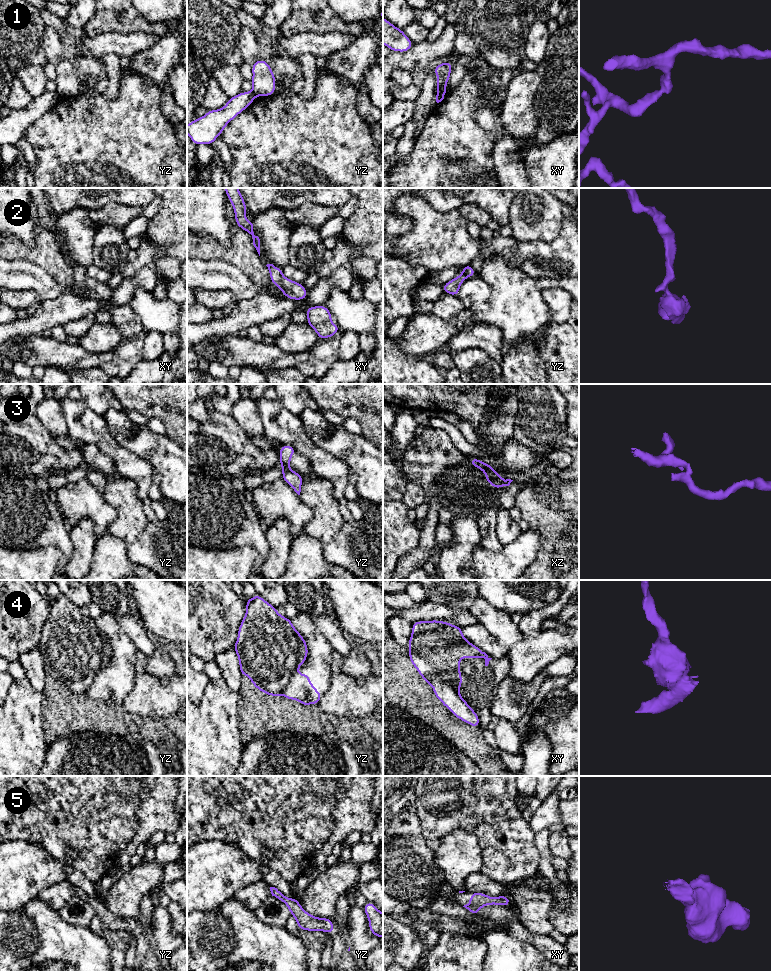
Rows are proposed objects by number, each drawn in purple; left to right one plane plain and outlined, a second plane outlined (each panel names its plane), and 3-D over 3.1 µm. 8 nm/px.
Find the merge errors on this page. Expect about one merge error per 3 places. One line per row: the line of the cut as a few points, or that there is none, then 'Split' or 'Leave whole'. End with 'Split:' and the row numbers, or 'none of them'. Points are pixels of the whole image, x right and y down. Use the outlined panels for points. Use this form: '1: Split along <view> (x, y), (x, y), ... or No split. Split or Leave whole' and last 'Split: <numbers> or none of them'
1: Split along xy (437, 92), (445, 94). Split
2: No split. Leave whole
3: Split along yz (282, 466), (288, 467). Split
4: Split along xy (429, 680), (439, 676), (458, 692). Split
5: No split. Leave whole
Split: 1, 3, 4

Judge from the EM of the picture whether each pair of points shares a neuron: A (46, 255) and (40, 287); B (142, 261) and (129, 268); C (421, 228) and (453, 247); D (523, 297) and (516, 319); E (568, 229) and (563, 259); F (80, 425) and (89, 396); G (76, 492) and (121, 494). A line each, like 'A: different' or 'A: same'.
A: different
B: same
C: same
D: same
E: same
F: different
G: different

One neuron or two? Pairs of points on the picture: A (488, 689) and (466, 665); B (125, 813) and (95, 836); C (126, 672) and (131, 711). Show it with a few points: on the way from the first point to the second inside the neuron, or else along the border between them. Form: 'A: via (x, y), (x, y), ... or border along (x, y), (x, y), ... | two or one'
A: via (482, 683), (472, 671) | one
B: via (118, 818), (113, 818), (102, 829) | one
C: border along (137, 674), (132, 690), (121, 704) | two

